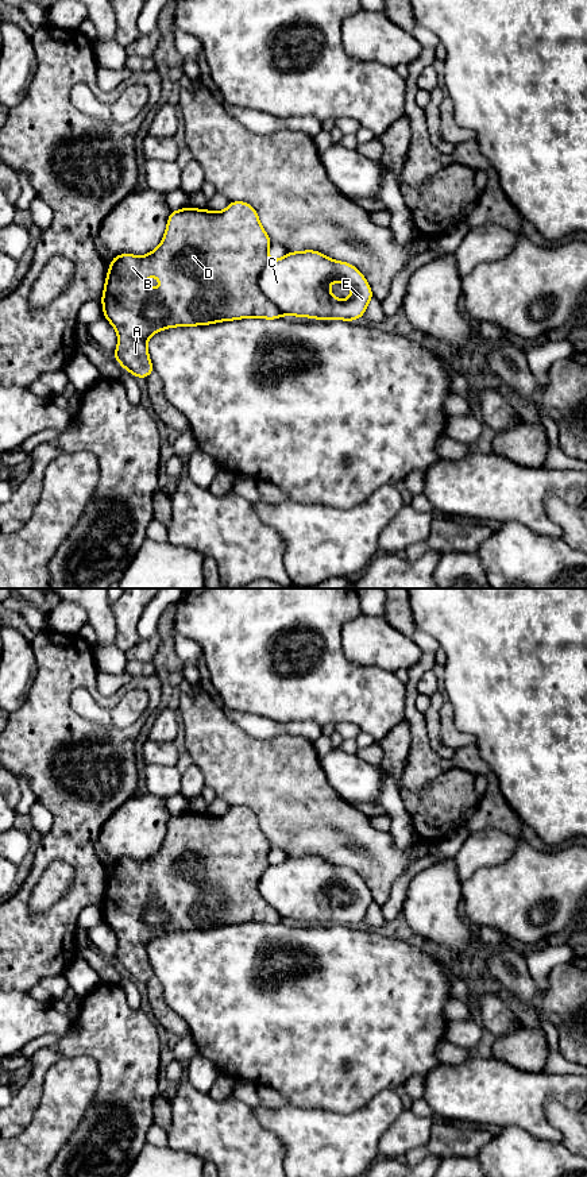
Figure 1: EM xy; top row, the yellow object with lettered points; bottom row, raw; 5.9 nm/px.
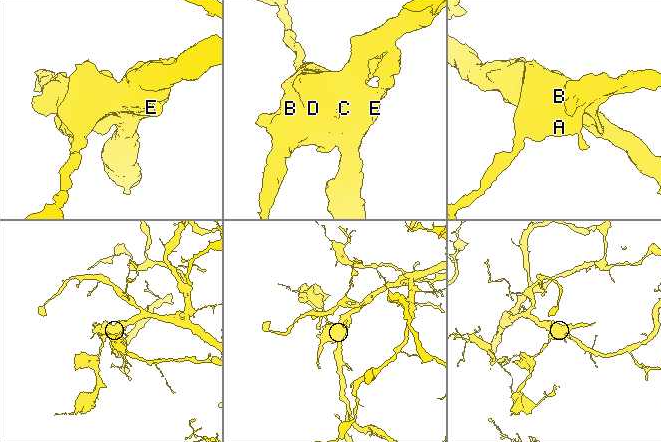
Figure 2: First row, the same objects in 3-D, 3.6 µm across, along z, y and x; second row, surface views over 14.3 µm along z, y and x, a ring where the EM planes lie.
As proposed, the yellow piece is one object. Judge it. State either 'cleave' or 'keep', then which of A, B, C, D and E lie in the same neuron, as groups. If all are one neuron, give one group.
cleave; A B D / C E

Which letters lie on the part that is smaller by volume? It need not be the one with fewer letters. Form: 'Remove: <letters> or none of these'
Remove: A, B, D

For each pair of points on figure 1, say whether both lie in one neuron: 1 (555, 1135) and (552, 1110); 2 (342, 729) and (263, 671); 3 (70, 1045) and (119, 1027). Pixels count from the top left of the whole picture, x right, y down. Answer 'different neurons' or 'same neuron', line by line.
1: different neurons
2: different neurons
3: same neuron

